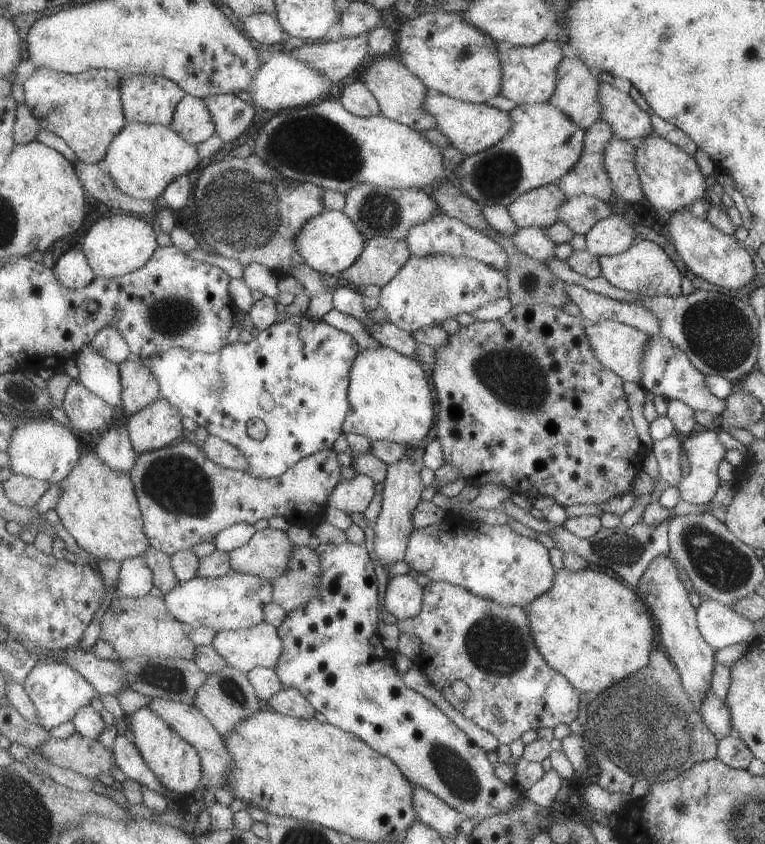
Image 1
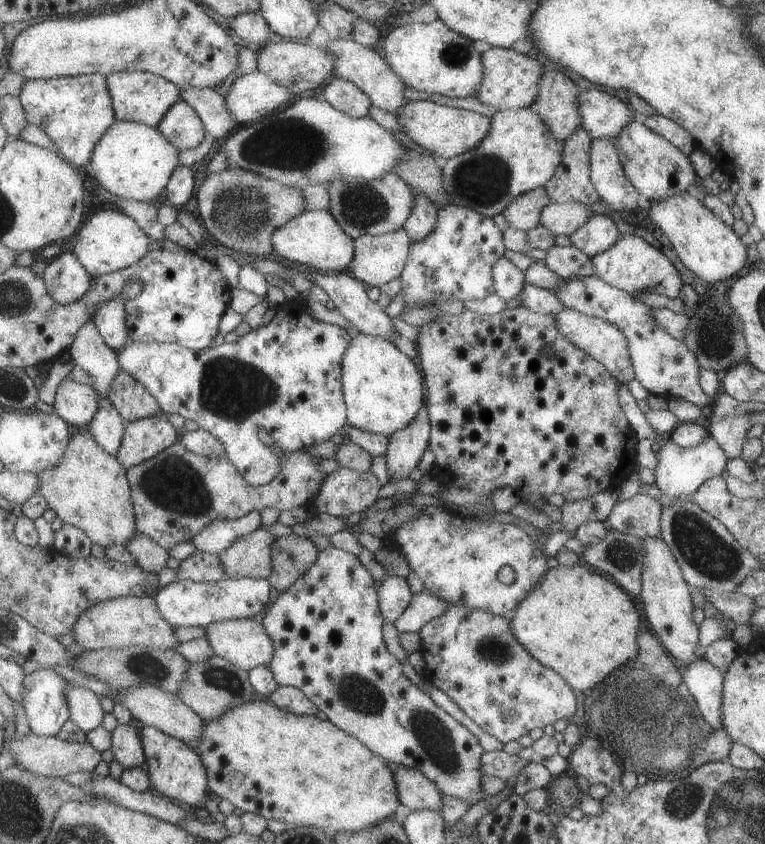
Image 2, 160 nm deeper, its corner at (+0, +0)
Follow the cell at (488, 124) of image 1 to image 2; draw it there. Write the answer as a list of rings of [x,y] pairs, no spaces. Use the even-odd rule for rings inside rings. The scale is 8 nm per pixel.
[[[427,100],[407,102],[395,118],[413,142],[442,162],[477,148],[490,133],[492,123],[492,117]]]

